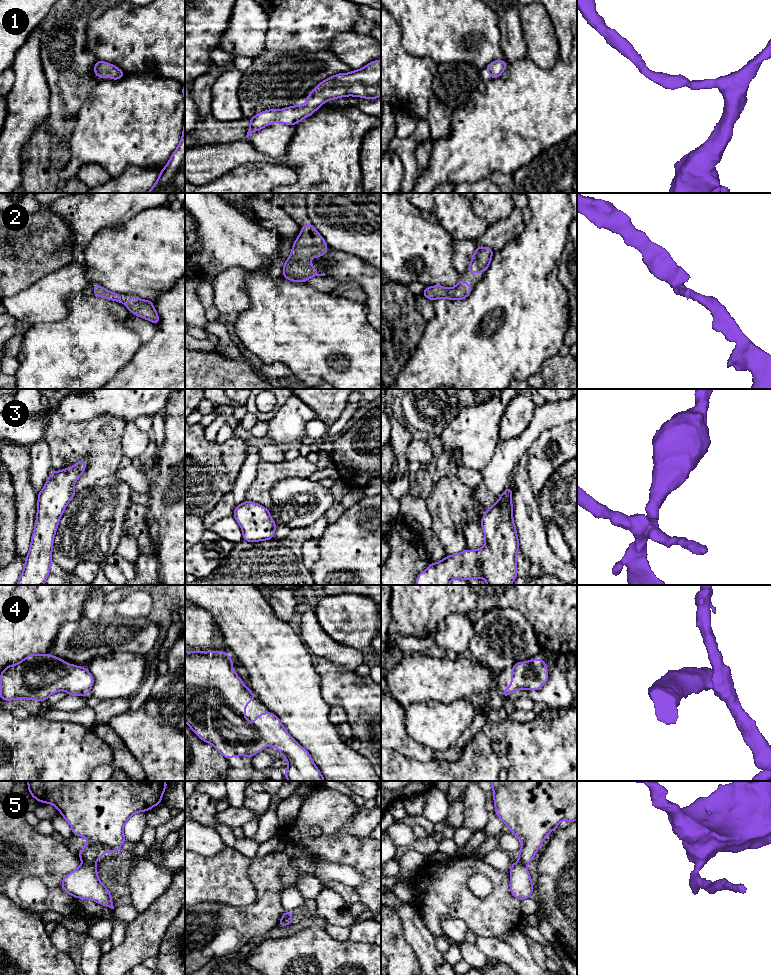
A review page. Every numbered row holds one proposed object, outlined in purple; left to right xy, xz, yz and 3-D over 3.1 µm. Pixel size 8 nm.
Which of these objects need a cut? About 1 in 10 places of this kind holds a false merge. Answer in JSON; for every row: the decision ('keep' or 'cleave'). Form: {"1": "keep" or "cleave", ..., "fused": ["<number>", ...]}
{"1": "keep", "2": "keep", "3": "keep", "4": "keep", "5": "cleave", "fused": ["5"]}

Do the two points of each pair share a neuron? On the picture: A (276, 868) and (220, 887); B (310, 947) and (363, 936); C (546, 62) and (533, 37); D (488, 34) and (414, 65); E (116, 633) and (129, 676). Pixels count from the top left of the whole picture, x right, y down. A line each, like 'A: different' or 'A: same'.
A: different
B: different
C: same
D: different
E: different

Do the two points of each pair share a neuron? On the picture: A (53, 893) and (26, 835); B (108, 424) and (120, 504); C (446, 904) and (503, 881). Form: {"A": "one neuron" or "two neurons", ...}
{"A": "one neuron", "B": "two neurons", "C": "one neuron"}

